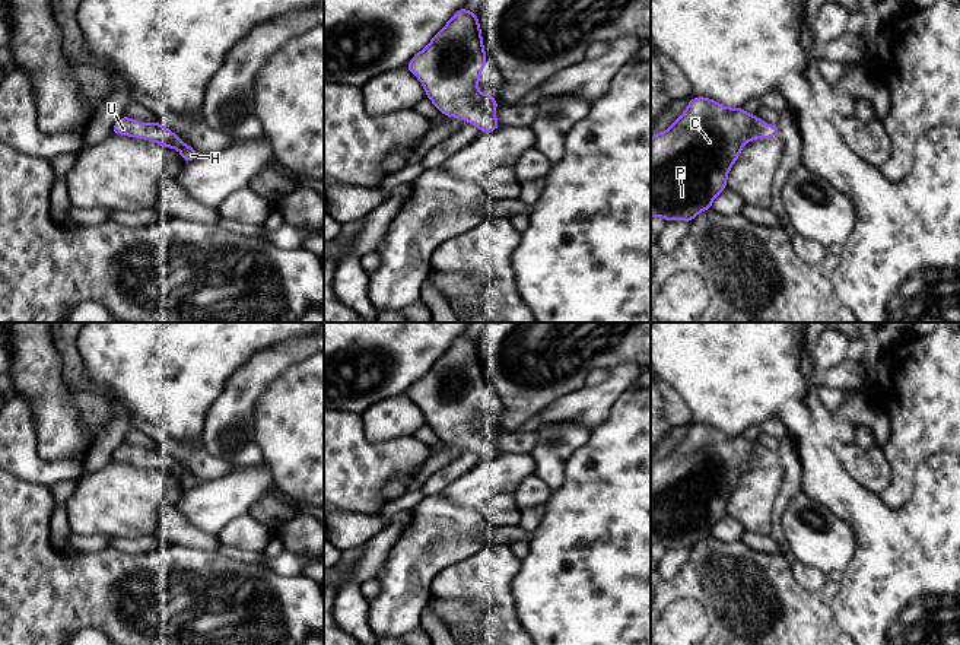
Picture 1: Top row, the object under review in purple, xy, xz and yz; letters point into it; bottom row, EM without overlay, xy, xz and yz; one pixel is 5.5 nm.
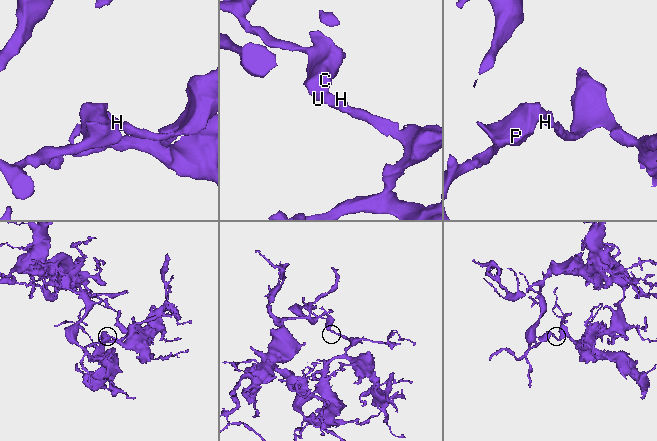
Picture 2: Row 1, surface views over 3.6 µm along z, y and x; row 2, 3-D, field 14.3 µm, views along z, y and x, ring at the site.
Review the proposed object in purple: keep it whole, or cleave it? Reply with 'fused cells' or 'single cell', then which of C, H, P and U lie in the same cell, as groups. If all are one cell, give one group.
single cell; C H P U

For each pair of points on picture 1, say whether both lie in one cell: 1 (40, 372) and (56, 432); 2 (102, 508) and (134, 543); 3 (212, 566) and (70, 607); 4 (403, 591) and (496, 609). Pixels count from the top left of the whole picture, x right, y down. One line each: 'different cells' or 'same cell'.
1: same cell
2: different cells
3: same cell
4: different cells

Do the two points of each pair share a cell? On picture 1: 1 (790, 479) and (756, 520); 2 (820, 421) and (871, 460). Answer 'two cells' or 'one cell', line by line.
1: two cells
2: one cell

